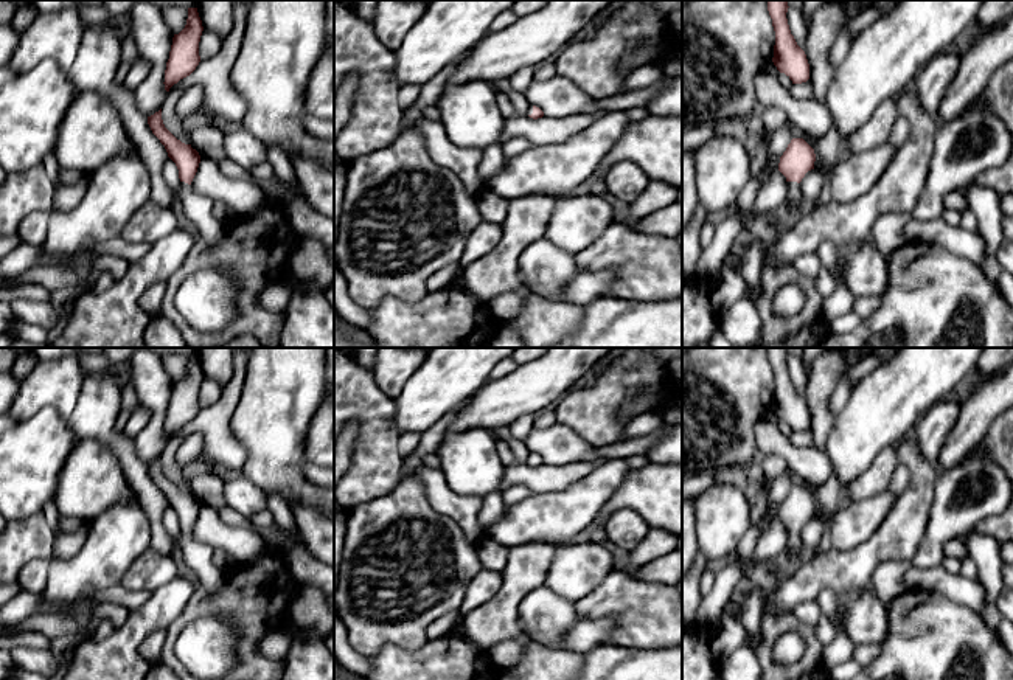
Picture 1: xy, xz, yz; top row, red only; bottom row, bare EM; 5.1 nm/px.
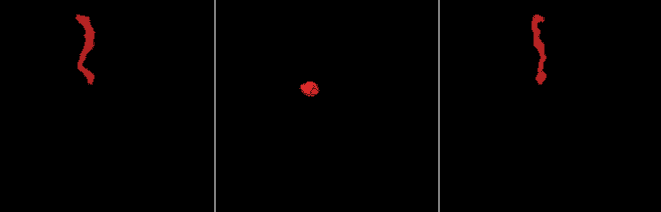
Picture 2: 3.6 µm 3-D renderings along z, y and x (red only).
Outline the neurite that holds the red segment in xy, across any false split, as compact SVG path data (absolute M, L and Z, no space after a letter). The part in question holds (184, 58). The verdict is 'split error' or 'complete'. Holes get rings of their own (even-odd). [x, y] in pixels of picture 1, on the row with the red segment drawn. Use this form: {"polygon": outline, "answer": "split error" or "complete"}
{"polygon": "M188 8L185 28L172 37L163 82L166 92L180 79L190 76L199 65L199 42L202 31L204 26L197 8Z", "answer": "complete"}

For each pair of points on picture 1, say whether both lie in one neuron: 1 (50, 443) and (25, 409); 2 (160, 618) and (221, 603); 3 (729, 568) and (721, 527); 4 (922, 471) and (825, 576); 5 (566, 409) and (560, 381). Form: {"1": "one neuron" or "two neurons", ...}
{"1": "two neurons", "2": "two neurons", "3": "two neurons", "4": "one neuron", "5": "two neurons"}

